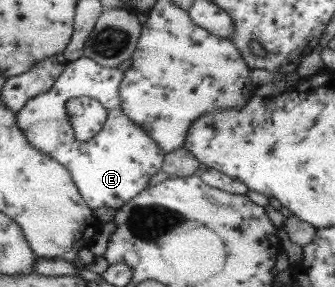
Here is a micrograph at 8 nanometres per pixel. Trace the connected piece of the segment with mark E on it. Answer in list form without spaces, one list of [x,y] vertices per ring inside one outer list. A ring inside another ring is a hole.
[[[82,56],[68,63],[66,69],[61,72],[50,91],[33,97],[16,113],[16,124],[25,134],[27,141],[35,149],[51,157],[51,159],[67,169],[67,172],[71,174],[74,183],[78,187],[83,201],[92,210],[97,209],[97,207],[113,207],[113,209],[118,210],[149,185],[149,179],[161,170],[165,158],[165,151],[158,146],[158,143],[123,113],[121,98],[119,98],[123,76],[123,72],[117,68],[99,65],[95,61]],[[79,97],[89,97],[99,101],[99,104],[108,113],[107,124],[101,128],[101,131],[95,137],[84,142],[78,142],[75,139],[74,129],[71,127],[66,110],[67,101]]]

